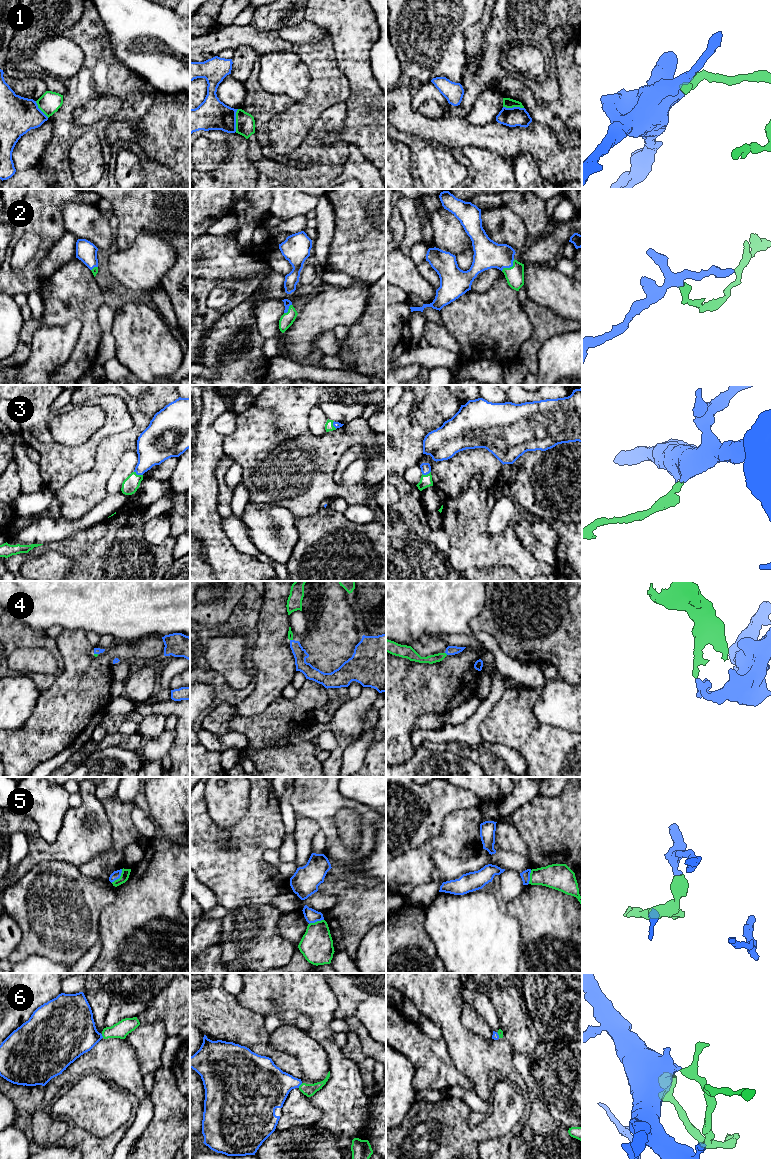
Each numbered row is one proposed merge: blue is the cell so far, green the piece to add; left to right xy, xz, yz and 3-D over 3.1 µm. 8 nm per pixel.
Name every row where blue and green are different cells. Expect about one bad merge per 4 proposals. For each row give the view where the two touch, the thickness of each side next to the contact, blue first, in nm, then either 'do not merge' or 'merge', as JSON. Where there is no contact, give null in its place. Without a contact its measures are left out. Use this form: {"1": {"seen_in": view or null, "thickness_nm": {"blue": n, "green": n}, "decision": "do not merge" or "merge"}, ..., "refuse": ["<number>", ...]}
{"1": {"seen_in": "xz", "thickness_nm": {"blue": 260, "green": 160}, "decision": "do not merge"}, "2": {"seen_in": "yz", "thickness_nm": {"blue": 220, "green": 150}, "decision": "merge"}, "3": {"seen_in": "xy", "thickness_nm": {"blue": 280, "green": 130}, "decision": "merge"}, "4": {"seen_in": "yz", "thickness_nm": {"blue": 80, "green": 70}, "decision": "merge"}, "5": {"seen_in": "xy", "thickness_nm": {"blue": 70, "green": 70}, "decision": "merge"}, "6": {"seen_in": "xz", "thickness_nm": {"blue": 320, "green": 100}, "decision": "merge"}, "refuse": ["1"]}

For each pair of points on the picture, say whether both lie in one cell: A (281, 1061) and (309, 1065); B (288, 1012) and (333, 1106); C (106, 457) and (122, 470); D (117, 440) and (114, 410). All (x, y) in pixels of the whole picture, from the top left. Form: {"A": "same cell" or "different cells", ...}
{"A": "different cells", "B": "same cell", "C": "different cells", "D": "different cells"}

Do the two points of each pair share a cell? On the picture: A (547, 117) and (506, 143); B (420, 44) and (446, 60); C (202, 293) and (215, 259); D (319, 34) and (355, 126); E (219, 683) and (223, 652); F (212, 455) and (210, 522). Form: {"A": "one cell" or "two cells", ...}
{"A": "two cells", "B": "one cell", "C": "two cells", "D": "two cells", "E": "two cells", "F": "one cell"}

